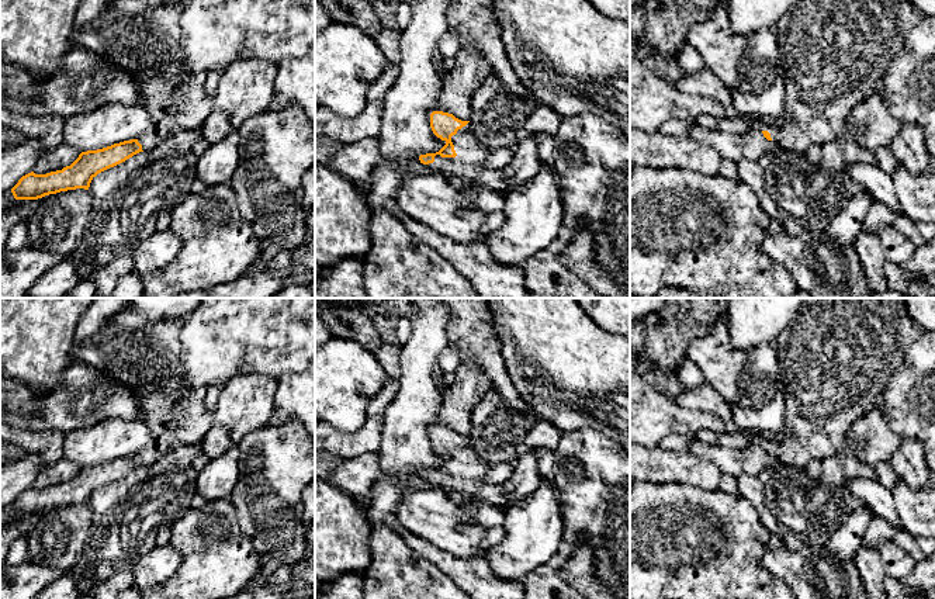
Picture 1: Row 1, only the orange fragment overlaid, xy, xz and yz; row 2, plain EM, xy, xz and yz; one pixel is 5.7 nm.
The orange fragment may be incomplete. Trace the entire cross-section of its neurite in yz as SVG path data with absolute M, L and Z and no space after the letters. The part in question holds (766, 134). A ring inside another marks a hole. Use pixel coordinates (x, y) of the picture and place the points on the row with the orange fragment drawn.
M793 0L790 8L785 13L776 25L779 53L786 83L786 105L782 115L787 117L789 122L782 127L759 127L763 136L780 148L799 153L806 153L808 146L813 143L824 145L825 142L837 138L851 110L862 100L866 100L872 94L882 91L887 67L903 48L907 32L914 28L922 18L924 14L921 14L910 0Z

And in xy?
M114 0L94 21L73 34L75 45L97 53L125 70L138 84L143 105L150 115L149 128L136 139L111 146L82 152L79 157L62 170L46 174L34 172L22 176L11 188L15 200L38 200L60 191L89 190L91 180L101 172L114 167L139 152L148 153L160 142L183 131L200 131L214 110L211 97L205 93L207 72L188 73L184 69L181 48L180 15L184 4L150 8L141 0Z

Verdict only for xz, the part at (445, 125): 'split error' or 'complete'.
split error

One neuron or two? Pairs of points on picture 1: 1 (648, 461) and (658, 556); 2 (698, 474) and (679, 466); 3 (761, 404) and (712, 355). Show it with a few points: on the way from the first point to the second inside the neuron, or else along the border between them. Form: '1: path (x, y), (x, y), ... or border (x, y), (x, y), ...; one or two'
1: border (644, 481), (685, 482); two
2: path (693, 470), (689, 466), (684, 466); one
3: path (748, 391), (724, 367); one

